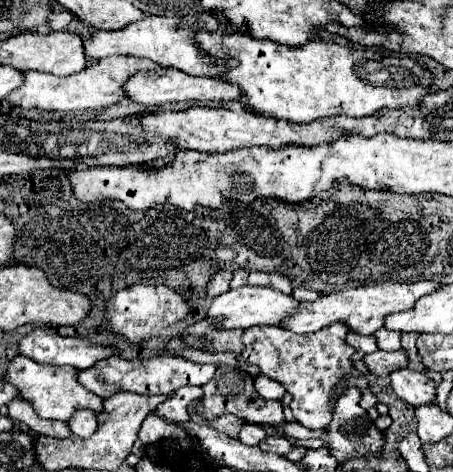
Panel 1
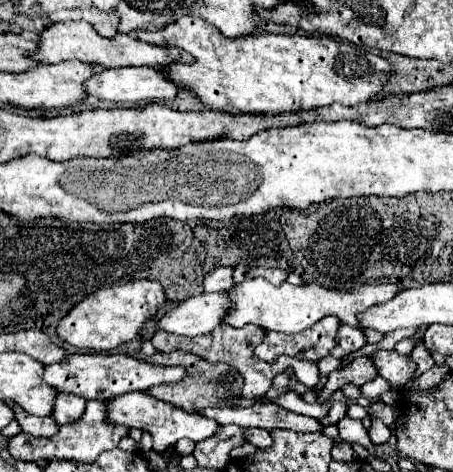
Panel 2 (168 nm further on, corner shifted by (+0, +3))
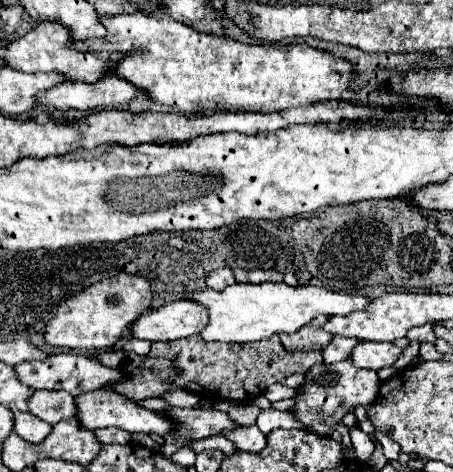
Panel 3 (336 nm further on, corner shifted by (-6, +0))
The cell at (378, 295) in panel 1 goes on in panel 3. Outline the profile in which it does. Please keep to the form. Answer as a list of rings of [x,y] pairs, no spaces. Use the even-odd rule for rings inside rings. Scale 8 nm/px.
[[[263,282],[263,284],[231,284],[223,292],[205,288],[191,296],[193,300],[209,308],[209,324],[201,332],[203,340],[219,342],[257,342],[271,338],[271,334],[297,332],[309,324],[317,314],[347,316],[355,310],[367,308],[371,298],[351,296],[343,292],[329,292],[319,286],[287,286],[285,282]]]

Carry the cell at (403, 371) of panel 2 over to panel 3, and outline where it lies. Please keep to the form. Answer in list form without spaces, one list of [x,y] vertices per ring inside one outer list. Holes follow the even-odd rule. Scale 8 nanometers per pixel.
[[[359,342],[355,350],[351,352],[351,362],[359,368],[369,368],[369,370],[381,370],[389,368],[397,362],[397,358],[403,354],[401,348],[395,344],[385,344],[385,342]]]

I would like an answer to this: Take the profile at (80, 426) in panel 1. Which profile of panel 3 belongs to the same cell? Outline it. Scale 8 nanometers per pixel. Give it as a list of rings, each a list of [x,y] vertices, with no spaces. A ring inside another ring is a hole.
[[[35,392],[29,400],[31,414],[45,420],[47,424],[57,424],[59,420],[67,420],[77,416],[75,398],[67,392]]]

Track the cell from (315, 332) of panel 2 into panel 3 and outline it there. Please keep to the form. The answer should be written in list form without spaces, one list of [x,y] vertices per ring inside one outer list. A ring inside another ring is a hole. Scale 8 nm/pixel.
[[[317,316],[315,320],[311,320],[311,324],[303,326],[299,332],[293,334],[283,334],[281,336],[281,344],[283,348],[287,348],[287,352],[311,352],[311,350],[323,350],[329,342],[331,342],[331,334],[327,330],[323,330],[323,324],[329,320],[329,316]]]

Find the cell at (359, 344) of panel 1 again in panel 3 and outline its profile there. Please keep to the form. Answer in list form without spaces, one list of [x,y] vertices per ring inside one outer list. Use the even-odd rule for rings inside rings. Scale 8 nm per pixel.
[[[333,336],[331,344],[323,350],[325,364],[333,364],[333,362],[347,360],[351,356],[351,350],[355,348],[355,344],[359,344],[359,340],[347,338],[347,336]]]

